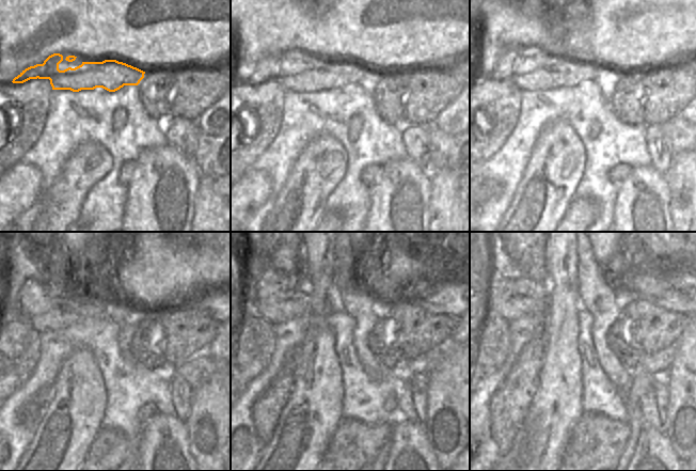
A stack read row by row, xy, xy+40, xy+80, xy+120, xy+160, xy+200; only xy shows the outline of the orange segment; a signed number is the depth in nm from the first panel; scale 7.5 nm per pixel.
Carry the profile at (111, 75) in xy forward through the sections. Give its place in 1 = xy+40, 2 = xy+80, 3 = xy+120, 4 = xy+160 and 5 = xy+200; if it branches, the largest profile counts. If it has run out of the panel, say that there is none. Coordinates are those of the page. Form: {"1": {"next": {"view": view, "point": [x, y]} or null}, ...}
{"1": {"next": {"view": "xy+40", "point": [329, 74]}}, "2": {"next": {"view": "xy+80", "point": [526, 66]}}, "3": {"next": {"view": "xy+120", "point": [49, 304]}}, "4": {"next": {"view": "xy+160", "point": [277, 297]}}, "5": {"next": {"view": "xy+200", "point": [511, 296]}}}

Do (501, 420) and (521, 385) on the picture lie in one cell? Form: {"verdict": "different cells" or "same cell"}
{"verdict": "same cell"}

